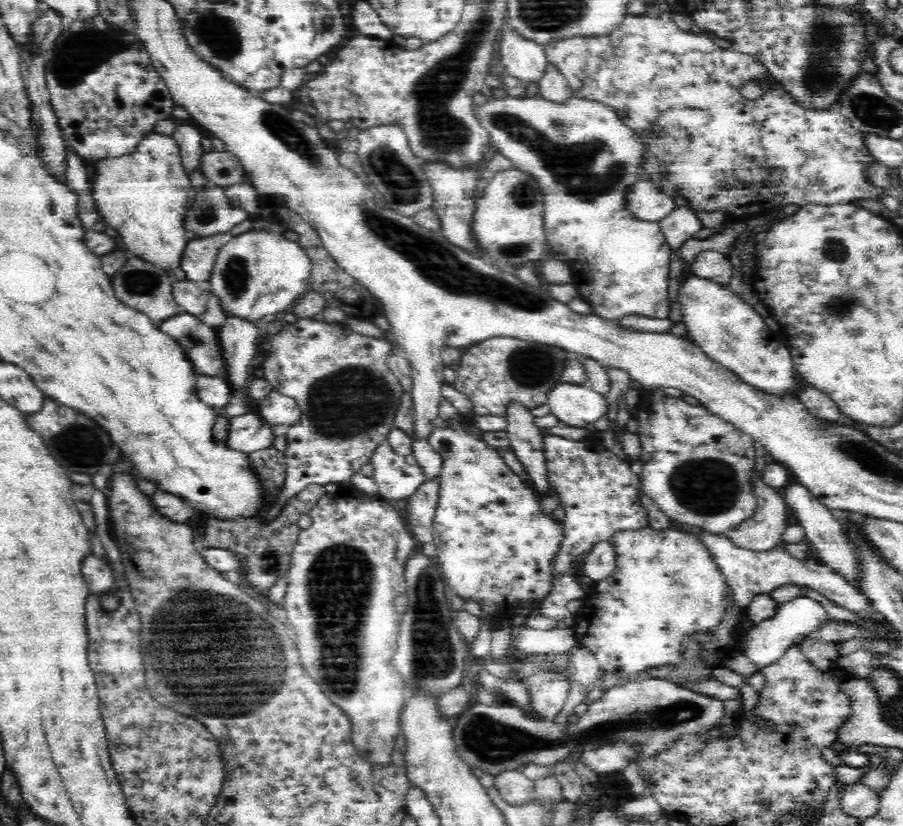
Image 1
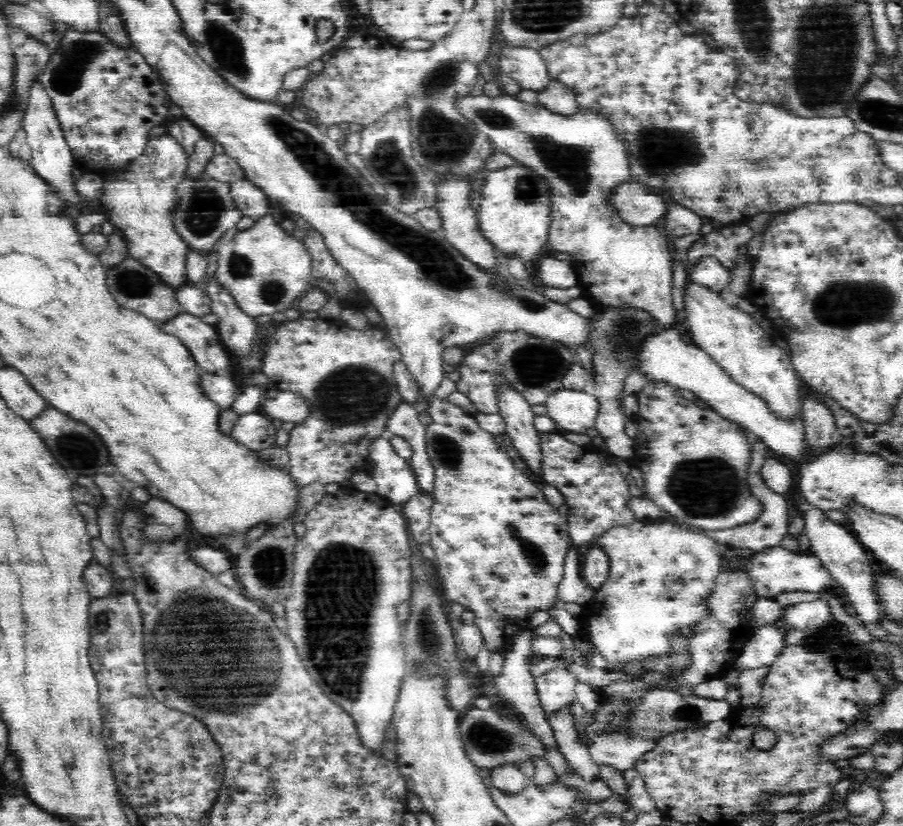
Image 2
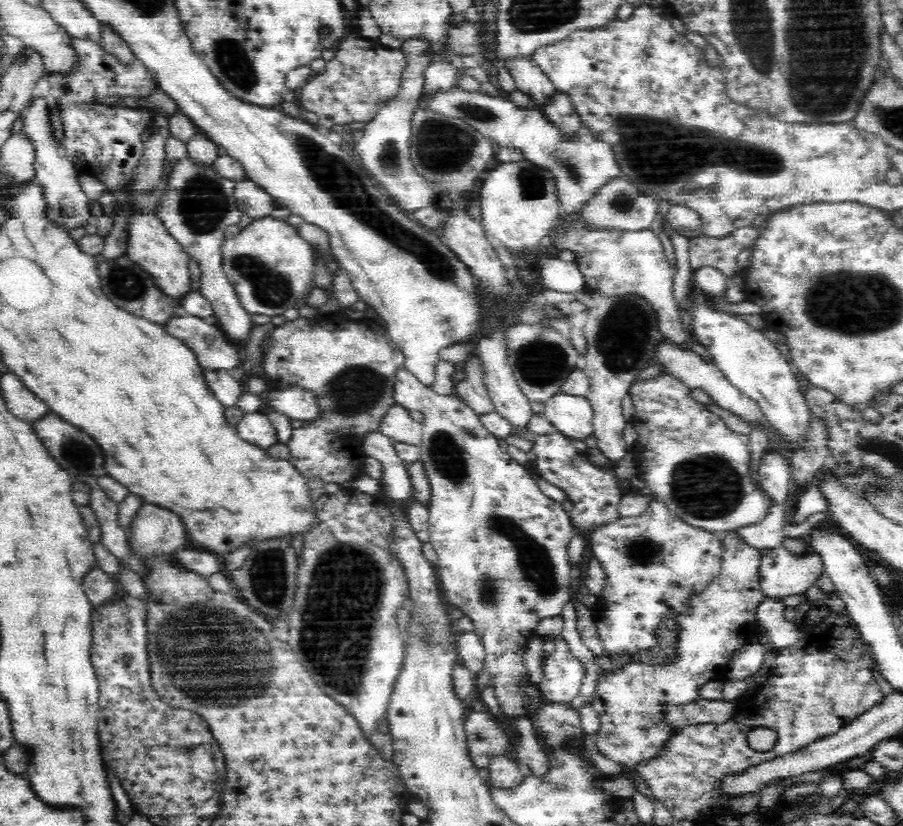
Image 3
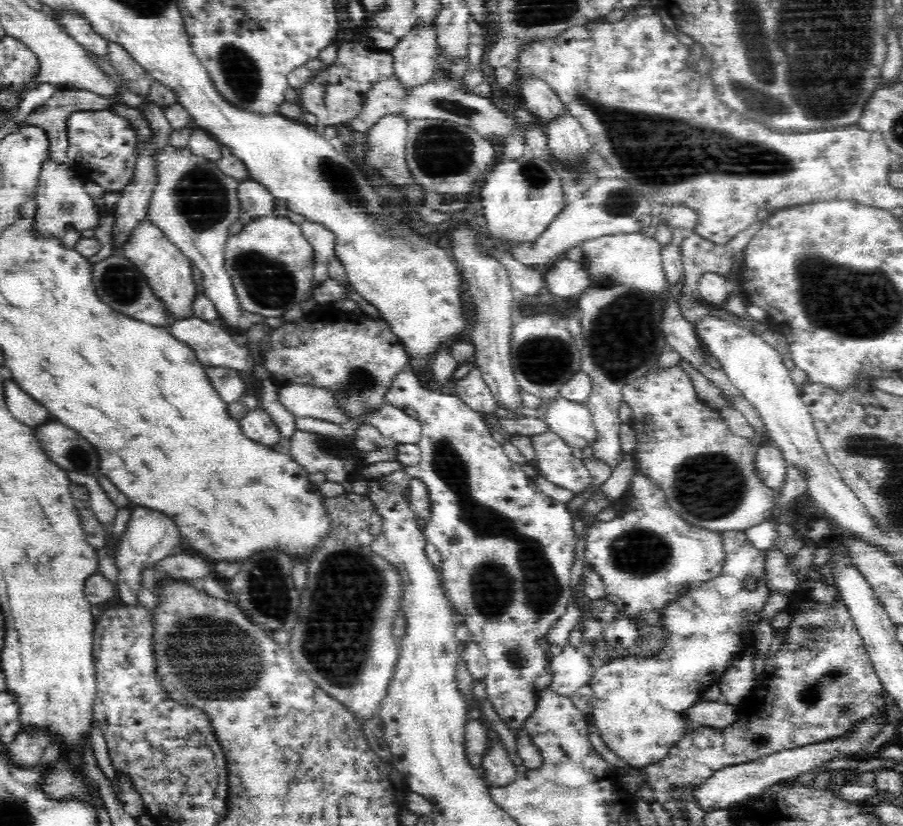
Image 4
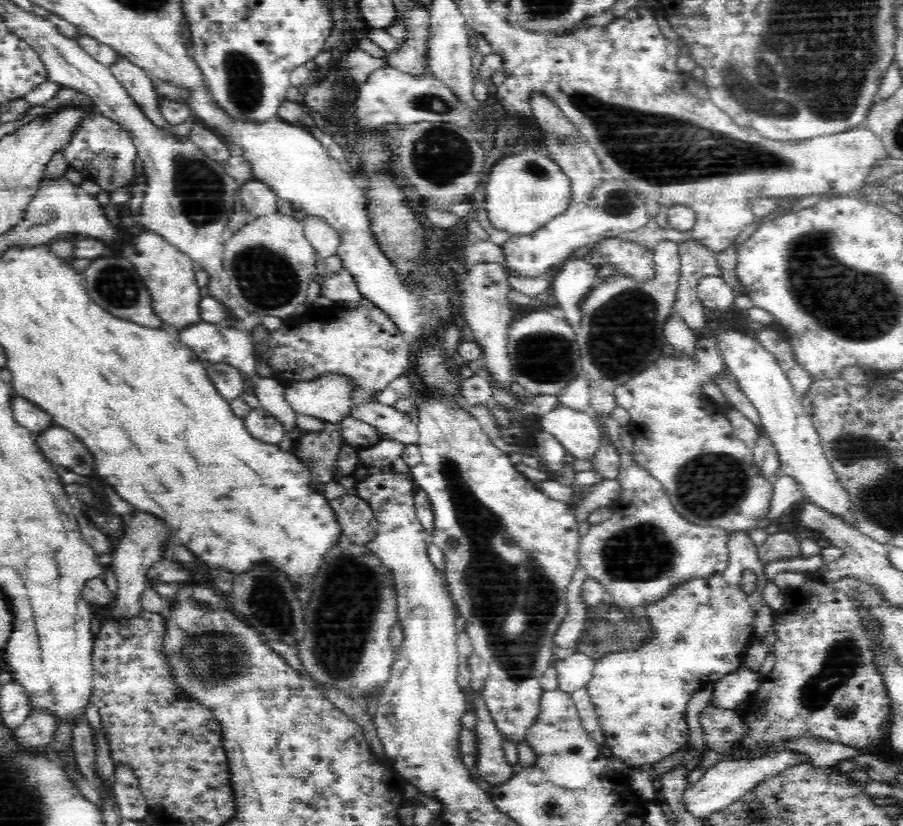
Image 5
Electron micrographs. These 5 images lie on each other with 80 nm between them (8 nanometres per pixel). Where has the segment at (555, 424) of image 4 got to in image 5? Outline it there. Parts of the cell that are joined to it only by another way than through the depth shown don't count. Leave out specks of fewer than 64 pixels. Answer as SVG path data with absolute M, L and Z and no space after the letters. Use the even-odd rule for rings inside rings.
M562 403L540 418L540 426L554 435L576 460L593 460L601 446L601 432L591 413L568 408Z

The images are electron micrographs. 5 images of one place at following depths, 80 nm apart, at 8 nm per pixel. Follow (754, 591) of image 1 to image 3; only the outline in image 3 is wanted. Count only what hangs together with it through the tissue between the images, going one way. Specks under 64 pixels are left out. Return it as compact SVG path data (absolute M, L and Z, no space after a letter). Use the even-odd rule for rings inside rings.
M782 546L771 548L765 552L759 568L761 589L769 598L805 595L824 572L817 552L793 555Z

